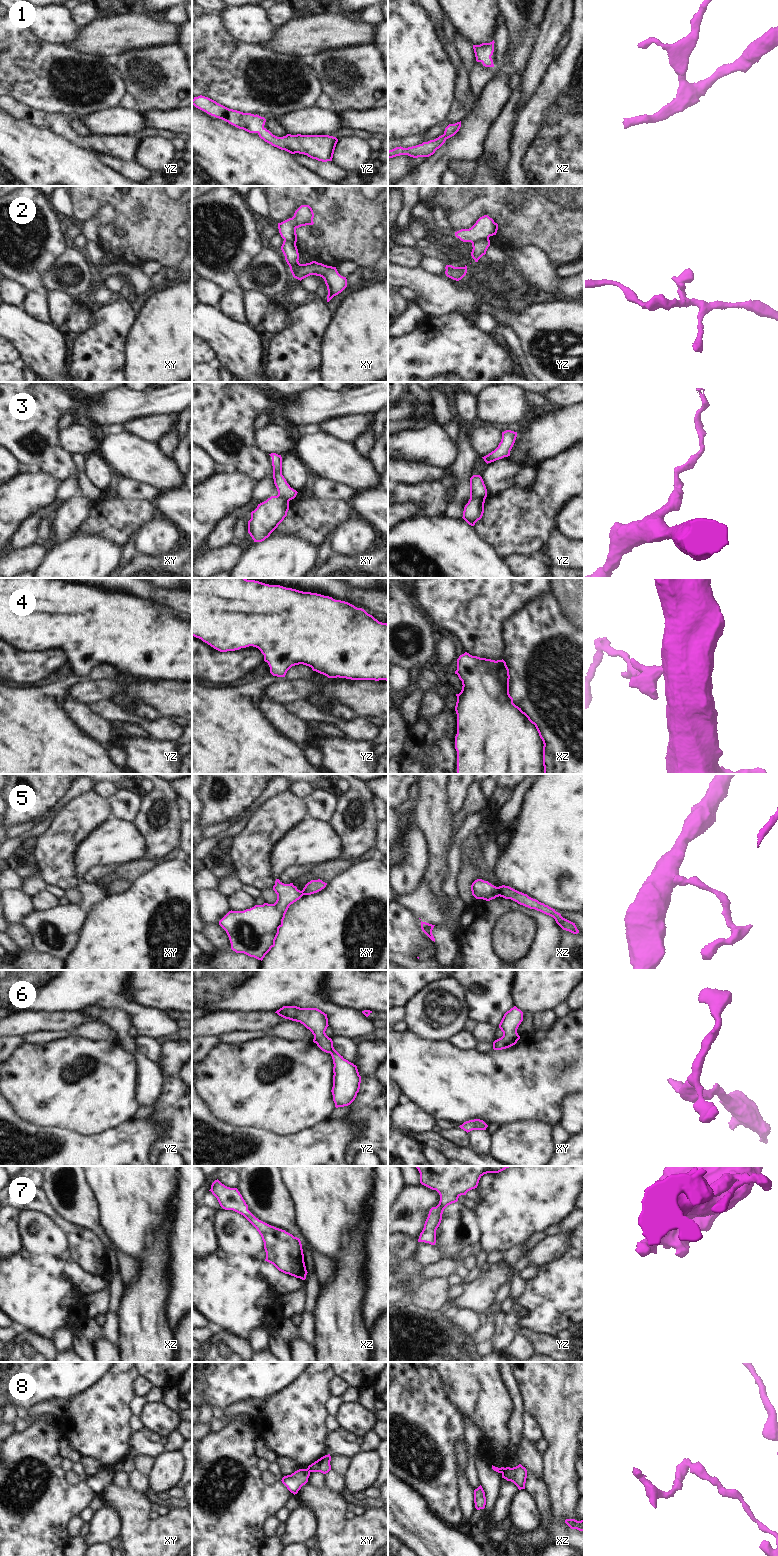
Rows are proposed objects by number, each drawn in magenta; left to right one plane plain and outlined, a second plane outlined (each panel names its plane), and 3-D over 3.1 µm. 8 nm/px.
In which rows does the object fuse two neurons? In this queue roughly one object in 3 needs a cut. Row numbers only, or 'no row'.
2, 3, 5, 8

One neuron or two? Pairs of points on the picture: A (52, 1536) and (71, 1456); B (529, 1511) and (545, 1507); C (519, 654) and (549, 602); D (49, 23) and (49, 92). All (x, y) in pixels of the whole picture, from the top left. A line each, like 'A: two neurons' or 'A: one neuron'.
A: two neurons
B: two neurons
C: one neuron
D: two neurons

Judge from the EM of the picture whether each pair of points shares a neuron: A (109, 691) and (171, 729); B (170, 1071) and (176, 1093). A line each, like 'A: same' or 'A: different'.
A: different
B: different

